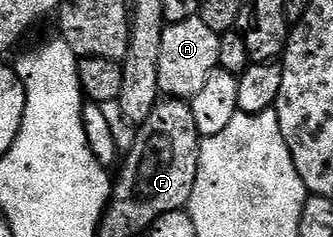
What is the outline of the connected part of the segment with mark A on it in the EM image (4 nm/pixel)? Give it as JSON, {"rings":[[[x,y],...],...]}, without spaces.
{"rings":[[[190,17],[181,23],[173,23],[164,28],[161,35],[161,55],[157,59],[157,75],[159,76],[159,92],[171,99],[190,99],[205,87],[209,75],[219,68],[219,39],[220,34],[203,22],[199,17]]]}

